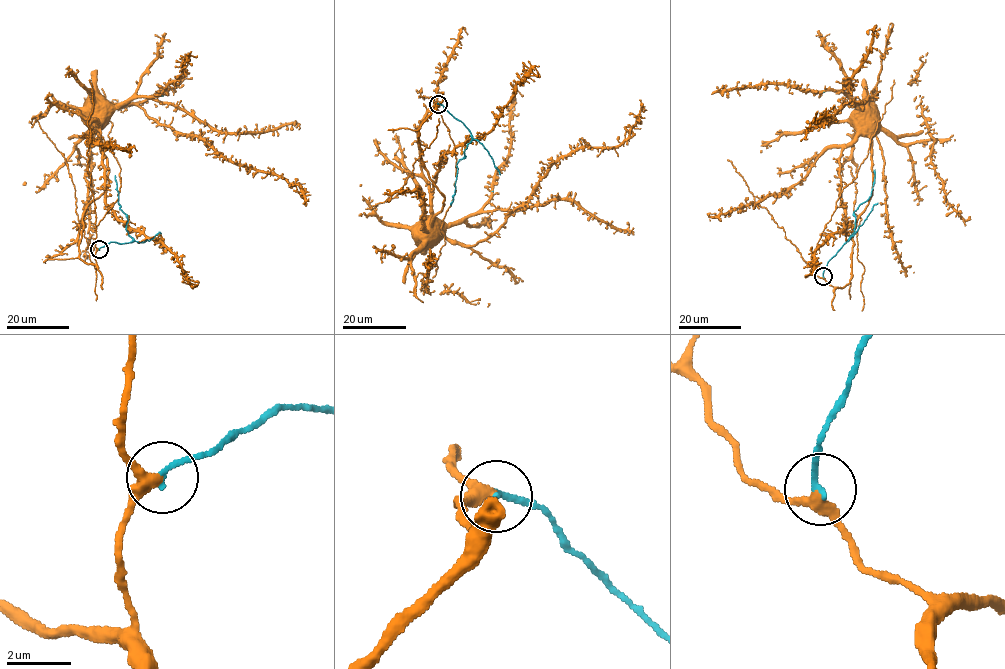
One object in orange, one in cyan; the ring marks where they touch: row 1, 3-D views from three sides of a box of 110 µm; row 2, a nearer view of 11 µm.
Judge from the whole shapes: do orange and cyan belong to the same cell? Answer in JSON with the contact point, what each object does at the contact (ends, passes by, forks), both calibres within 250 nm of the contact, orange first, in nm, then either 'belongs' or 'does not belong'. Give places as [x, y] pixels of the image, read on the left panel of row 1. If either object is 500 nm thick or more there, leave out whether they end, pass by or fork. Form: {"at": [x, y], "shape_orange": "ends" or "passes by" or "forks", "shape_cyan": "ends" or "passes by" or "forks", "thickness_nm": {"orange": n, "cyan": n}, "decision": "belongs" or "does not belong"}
{"at": [99, 249], "shape_orange": "passes by", "shape_cyan": "ends", "thickness_nm": {"orange": 300, "cyan": 180}, "decision": "belongs"}

